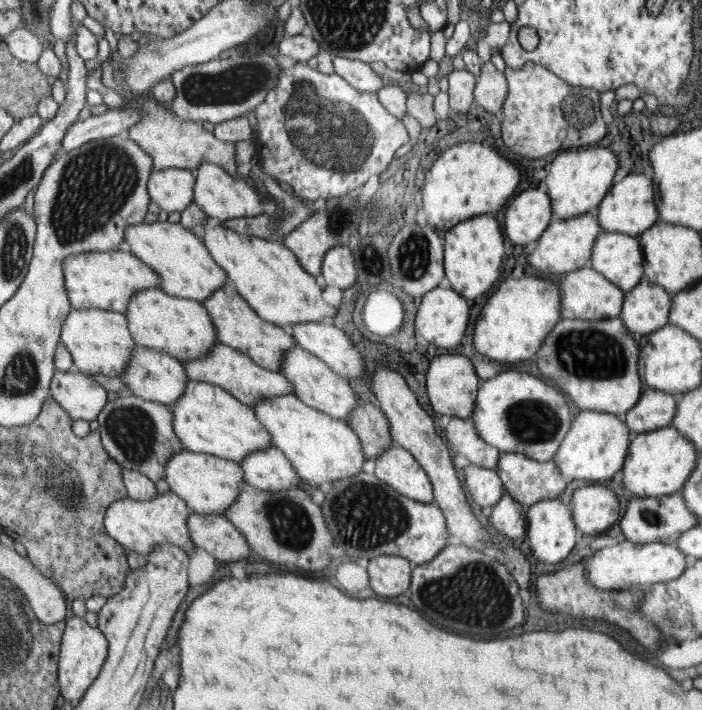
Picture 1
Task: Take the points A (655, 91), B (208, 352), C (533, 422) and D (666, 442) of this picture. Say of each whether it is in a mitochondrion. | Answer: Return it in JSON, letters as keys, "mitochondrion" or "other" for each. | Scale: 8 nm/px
{"A":"other","B":"other","C":"mitochondrion","D":"other"}

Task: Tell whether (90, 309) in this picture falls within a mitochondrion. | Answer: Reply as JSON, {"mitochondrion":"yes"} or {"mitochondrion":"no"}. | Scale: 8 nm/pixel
{"mitochondrion":"no"}

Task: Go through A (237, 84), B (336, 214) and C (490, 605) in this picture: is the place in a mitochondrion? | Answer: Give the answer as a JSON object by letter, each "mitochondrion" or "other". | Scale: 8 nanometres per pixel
{"A":"mitochondrion","B":"mitochondrion","C":"mitochondrion"}

